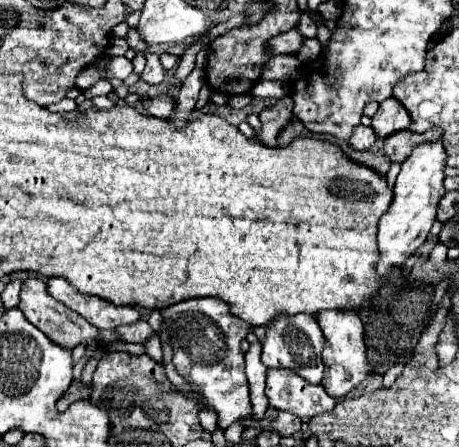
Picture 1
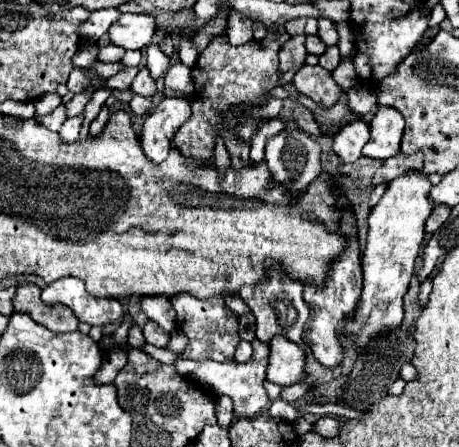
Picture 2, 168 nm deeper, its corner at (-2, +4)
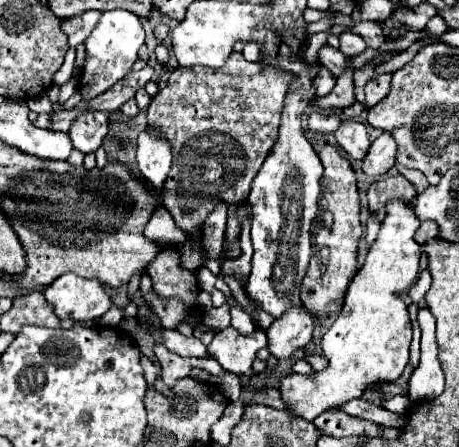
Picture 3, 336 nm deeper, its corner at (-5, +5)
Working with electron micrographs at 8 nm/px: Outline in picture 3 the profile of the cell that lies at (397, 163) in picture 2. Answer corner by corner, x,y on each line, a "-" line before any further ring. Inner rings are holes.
401,173
395,177
383,177
375,183
371,183
371,187
369,187
369,209
375,211
379,215
379,219
383,219
385,201
399,197
399,199
411,203
415,195
417,195
415,185

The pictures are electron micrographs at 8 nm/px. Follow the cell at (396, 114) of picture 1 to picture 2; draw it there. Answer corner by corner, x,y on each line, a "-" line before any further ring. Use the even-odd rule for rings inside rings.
380,106
378,114
370,122
370,140
362,148
362,156
388,160
400,152
400,134
404,134
404,118
388,106

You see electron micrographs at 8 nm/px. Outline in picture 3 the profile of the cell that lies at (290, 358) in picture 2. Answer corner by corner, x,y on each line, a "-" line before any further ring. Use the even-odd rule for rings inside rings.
287,309
283,317
275,319
267,333
267,349
271,355
281,359
291,359
297,349
303,349
311,341
313,321
311,313
303,309

